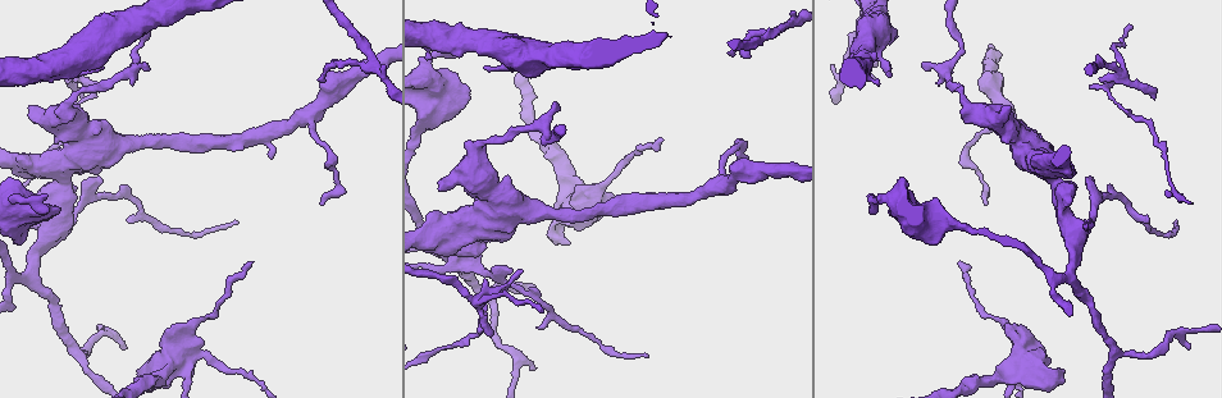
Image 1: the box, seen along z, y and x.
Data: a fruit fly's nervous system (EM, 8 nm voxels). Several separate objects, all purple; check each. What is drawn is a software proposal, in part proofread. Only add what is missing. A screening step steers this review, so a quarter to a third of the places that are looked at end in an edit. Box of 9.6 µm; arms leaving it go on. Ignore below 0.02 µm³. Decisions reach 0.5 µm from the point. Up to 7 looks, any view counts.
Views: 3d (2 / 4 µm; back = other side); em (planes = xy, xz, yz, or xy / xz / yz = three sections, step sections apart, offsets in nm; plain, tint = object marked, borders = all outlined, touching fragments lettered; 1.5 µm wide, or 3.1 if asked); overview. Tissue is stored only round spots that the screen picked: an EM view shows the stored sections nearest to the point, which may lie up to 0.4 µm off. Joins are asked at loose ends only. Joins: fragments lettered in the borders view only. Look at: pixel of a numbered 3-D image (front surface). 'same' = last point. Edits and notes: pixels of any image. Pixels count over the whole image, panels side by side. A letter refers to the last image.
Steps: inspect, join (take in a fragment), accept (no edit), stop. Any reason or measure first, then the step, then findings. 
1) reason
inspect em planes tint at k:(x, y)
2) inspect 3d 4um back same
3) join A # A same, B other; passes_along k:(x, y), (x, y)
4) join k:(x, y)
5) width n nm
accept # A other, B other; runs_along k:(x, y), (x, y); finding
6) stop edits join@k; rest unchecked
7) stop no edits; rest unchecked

free end
inspect 3d 4um at 1:(144, 63)

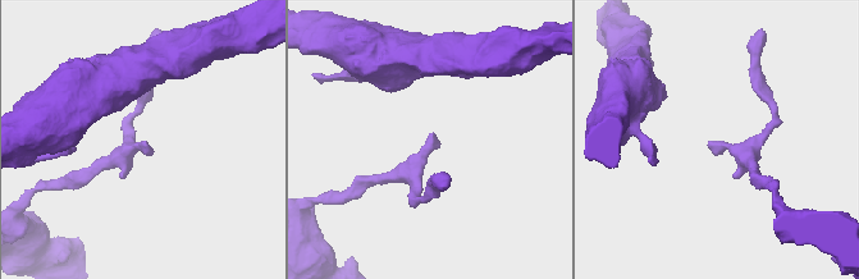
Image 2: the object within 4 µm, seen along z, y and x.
now the EM
inspect em xz step 8 tint at 2:(148, 143)

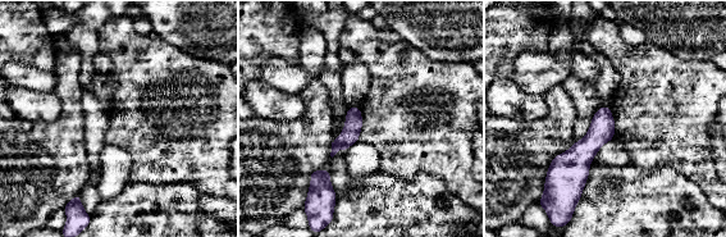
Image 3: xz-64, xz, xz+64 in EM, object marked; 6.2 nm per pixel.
inspect em planes borders same

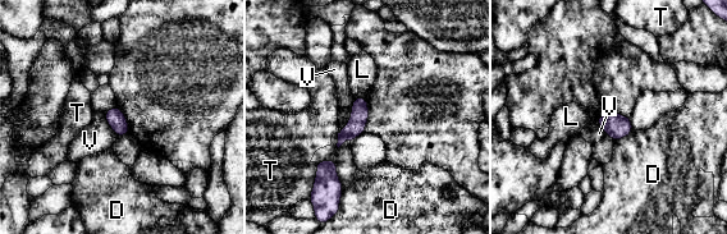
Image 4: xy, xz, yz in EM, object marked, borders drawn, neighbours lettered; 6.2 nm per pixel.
accept # D other, L other, T other, V other; runs_along 4:(362, 100), (357, 123), (341, 140); no lettered fragment goes on from it

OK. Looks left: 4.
thin end
inspect em xz step 4 tint at 1:(661, 141)

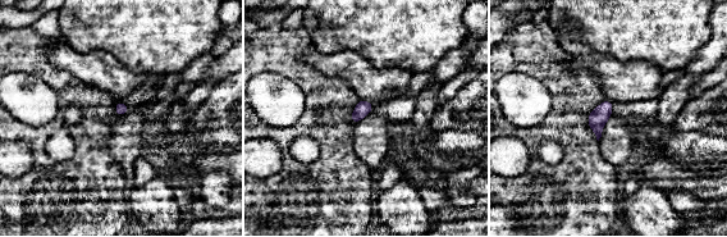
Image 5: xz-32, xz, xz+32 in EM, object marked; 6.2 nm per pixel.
another direction
inspect em planes borders same

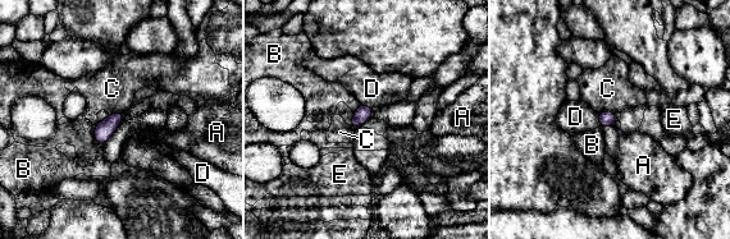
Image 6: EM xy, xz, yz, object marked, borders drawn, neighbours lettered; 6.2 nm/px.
accept # A other, B other, C other, D other, E other; border 6:(615, 113), (601, 111), (598, 114); none of them fits

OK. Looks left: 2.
branch stops here
inspect em xy step 8 borders at 1:(1064, 372)

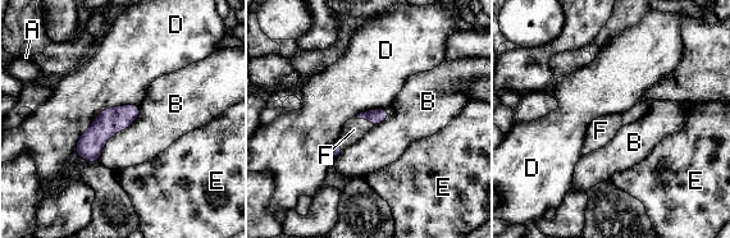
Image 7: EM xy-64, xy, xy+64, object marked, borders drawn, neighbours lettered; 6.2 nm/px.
another direction
inspect em planes borders same

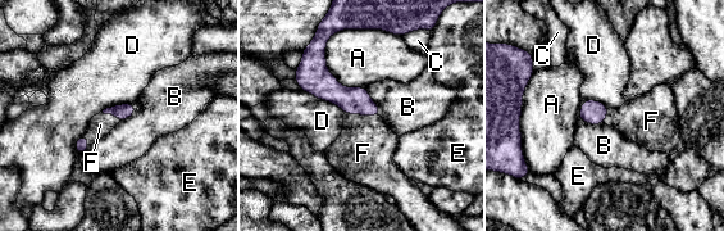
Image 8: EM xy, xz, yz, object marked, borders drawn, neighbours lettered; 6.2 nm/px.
join F # A other, B other, C other, D other, E other, F same; passes_along 8:(355, 100), (362, 114), (363, 153); the neuron continues

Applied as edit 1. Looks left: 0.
stop edits join@8; rest unchecked

